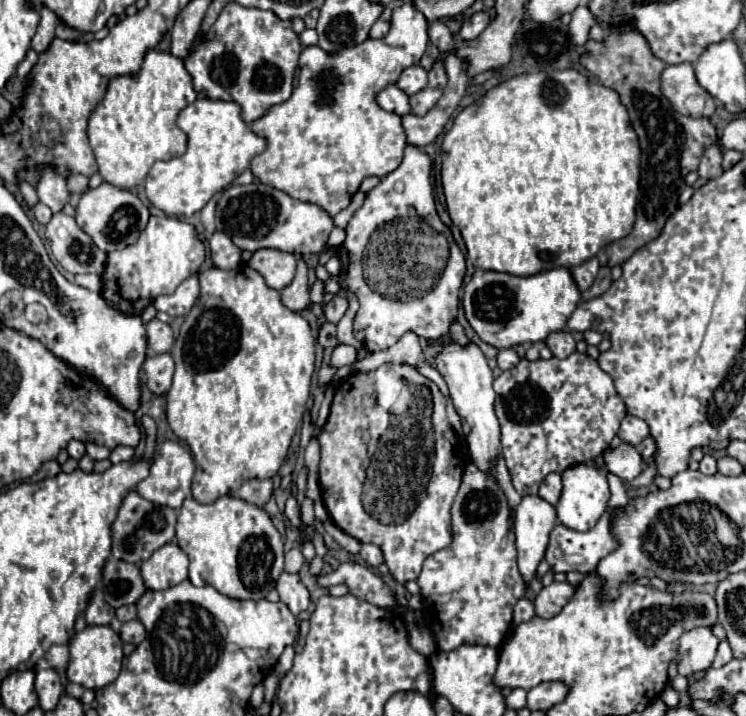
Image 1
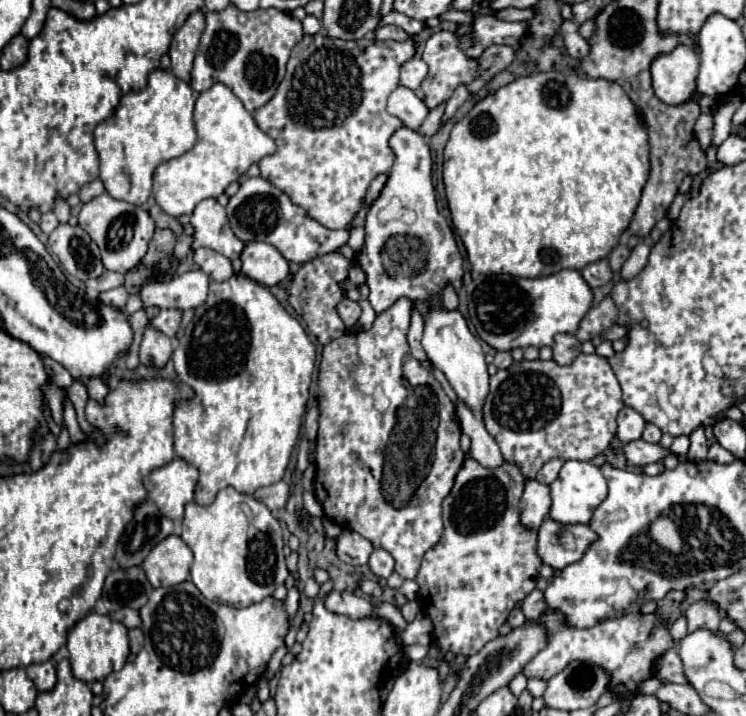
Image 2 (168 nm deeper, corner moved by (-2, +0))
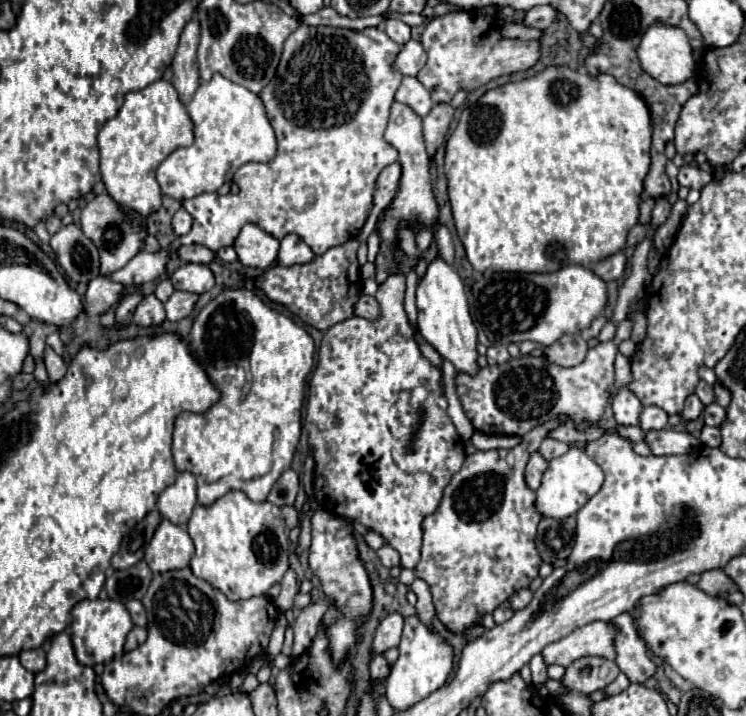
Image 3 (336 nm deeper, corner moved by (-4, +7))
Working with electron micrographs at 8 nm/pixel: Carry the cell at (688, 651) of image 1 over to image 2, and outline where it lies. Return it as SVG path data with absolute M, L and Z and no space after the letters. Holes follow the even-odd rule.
M705 599L689 605L685 615L687 615L687 621L689 621L689 631L695 631L697 627L709 627L711 631L719 629L719 621L721 621L719 609Z

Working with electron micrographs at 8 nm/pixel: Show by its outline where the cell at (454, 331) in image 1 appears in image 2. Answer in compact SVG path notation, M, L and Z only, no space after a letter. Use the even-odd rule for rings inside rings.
M448 284L442 291L442 307L449 309L457 309L459 306L458 294L451 284Z

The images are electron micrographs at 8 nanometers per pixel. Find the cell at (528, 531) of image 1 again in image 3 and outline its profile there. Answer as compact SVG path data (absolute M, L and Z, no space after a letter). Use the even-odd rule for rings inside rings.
M533 452L531 458L529 458L529 462L527 462L527 468L525 468L525 482L527 482L527 486L533 492L539 488L545 470L547 470L547 462L541 458L539 452Z

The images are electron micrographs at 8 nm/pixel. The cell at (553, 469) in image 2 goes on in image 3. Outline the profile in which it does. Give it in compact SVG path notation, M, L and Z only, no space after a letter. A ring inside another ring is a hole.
M545 438L545 440L541 442L541 446L539 446L539 454L541 454L547 462L551 462L551 460L557 458L557 456L563 456L567 450L569 450L569 446L567 446L565 442L551 440L551 438Z

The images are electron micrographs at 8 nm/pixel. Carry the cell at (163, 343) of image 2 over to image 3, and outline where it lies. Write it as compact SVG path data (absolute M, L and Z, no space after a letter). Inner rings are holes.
M145 296L143 302L137 306L135 314L133 314L133 320L137 326L141 328L149 328L149 326L161 326L165 322L165 310L163 310L163 304L153 296Z

